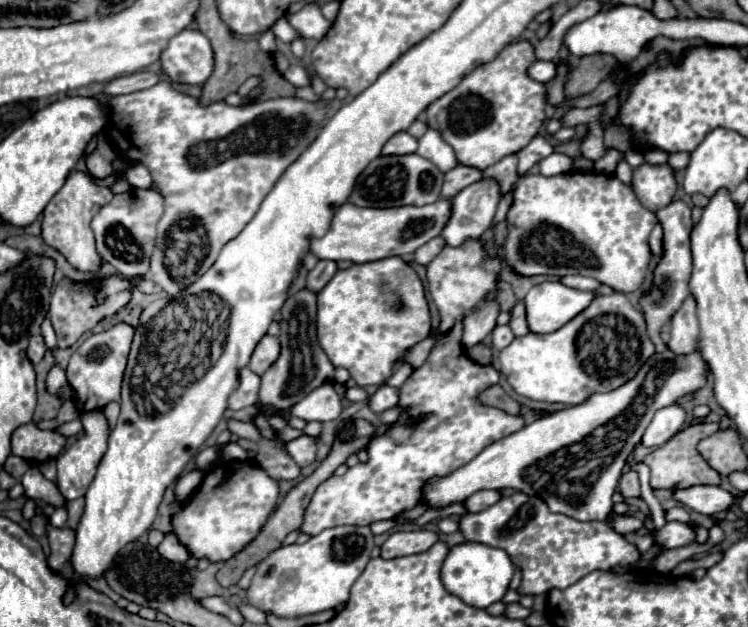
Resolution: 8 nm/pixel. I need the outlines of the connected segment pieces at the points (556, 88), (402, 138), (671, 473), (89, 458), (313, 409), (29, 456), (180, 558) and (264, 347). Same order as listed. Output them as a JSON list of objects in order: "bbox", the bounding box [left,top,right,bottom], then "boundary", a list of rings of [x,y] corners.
[{"bbox":[546,62,568,106],"boundary":[[[562,62],[562,64],[560,64],[560,74],[556,76],[556,80],[552,80],[552,82],[548,82],[548,84],[546,84],[546,90],[548,90],[548,102],[550,102],[552,106],[562,104],[562,100],[564,100],[566,74],[568,74],[568,64],[566,64],[566,62]]]},{"bbox":[382,132,418,156],"boundary":[[[398,132],[394,134],[382,148],[382,156],[402,156],[402,154],[412,154],[416,152],[418,140],[410,136],[408,132]]]},{"bbox":[644,424,720,488],"boundary":[[[692,424],[686,430],[680,430],[672,440],[668,440],[664,446],[656,448],[652,454],[644,458],[644,462],[650,468],[650,486],[656,488],[690,488],[698,484],[720,484],[720,474],[710,468],[708,464],[702,464],[702,456],[696,450],[696,444],[714,434],[718,430],[718,424]]]},{"bbox":[56,410,110,500],"boundary":[[[100,410],[98,412],[84,412],[80,416],[80,420],[84,424],[86,434],[80,440],[76,440],[76,444],[70,446],[64,454],[60,454],[58,456],[60,460],[56,458],[56,468],[58,468],[56,482],[58,482],[58,488],[60,488],[60,492],[64,494],[66,500],[74,500],[74,498],[80,498],[80,496],[86,494],[86,490],[88,490],[88,486],[90,486],[90,482],[96,474],[96,466],[106,452],[106,442],[108,442],[108,432],[110,432],[106,418]]]},{"bbox":[288,384,342,422],"boundary":[[[322,384],[288,410],[290,416],[302,418],[306,422],[310,420],[330,422],[338,418],[340,412],[342,412],[342,398],[334,392],[332,384]]]},{"bbox":[12,422,66,464],"boundary":[[[34,422],[18,426],[12,434],[12,454],[32,464],[56,458],[64,446],[66,438],[60,432],[42,430]]]},{"bbox":[158,532,192,564],"boundary":[[[168,532],[164,534],[164,540],[160,542],[158,546],[158,552],[166,558],[166,560],[172,560],[172,562],[180,562],[184,564],[192,554],[188,552],[188,548],[178,540],[178,536],[174,532]]]},{"bbox":[248,334,280,374],"boundary":[[[266,334],[266,336],[258,342],[258,346],[256,346],[256,350],[254,350],[252,358],[250,358],[248,368],[250,368],[252,372],[256,372],[256,374],[264,374],[264,372],[268,370],[268,366],[272,366],[272,364],[276,362],[276,356],[278,356],[278,354],[280,354],[278,338]]]}]

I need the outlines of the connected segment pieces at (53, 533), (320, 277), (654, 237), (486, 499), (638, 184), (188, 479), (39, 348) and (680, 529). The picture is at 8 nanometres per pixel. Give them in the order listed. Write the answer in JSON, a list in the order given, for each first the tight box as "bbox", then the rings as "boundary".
[{"bbox":[48,524,76,572],"boundary":[[[48,524],[48,540],[50,540],[50,548],[52,548],[48,564],[50,564],[50,568],[62,572],[68,558],[72,556],[76,532],[72,528],[52,528]]]},{"bbox":[306,260,338,292],"boundary":[[[318,260],[318,264],[310,270],[306,286],[312,288],[314,292],[320,292],[320,288],[324,288],[324,284],[328,284],[328,280],[338,272],[338,266],[334,260]]]},{"bbox":[650,222,664,258],"boundary":[[[660,222],[654,226],[654,230],[652,230],[652,234],[650,234],[650,248],[652,248],[652,252],[654,252],[658,258],[662,256],[664,246],[662,246],[662,224],[660,224]]]},{"bbox":[464,490,502,512],"boundary":[[[480,490],[474,496],[470,496],[464,504],[470,512],[480,512],[480,510],[496,504],[500,498],[502,498],[502,494],[498,490]]]},{"bbox":[632,162,678,212],"boundary":[[[642,162],[632,170],[632,190],[646,210],[658,212],[672,202],[678,190],[674,168],[670,164]]]},{"bbox":[174,470,204,504],"boundary":[[[192,470],[192,472],[184,474],[184,476],[180,476],[178,482],[176,482],[176,486],[174,486],[176,502],[178,502],[178,504],[188,502],[190,496],[192,496],[192,494],[198,490],[198,486],[202,484],[202,480],[204,480],[204,474],[202,474],[200,470]]]},{"bbox":[28,336,46,364],"boundary":[[[32,336],[30,338],[30,346],[28,346],[28,358],[34,362],[34,364],[38,364],[42,358],[44,358],[44,354],[46,354],[46,344],[44,344],[44,338],[42,336]]]},{"bbox":[652,522,694,548],"boundary":[[[666,522],[660,530],[652,532],[654,542],[664,548],[680,548],[694,542],[694,528],[682,522]]]}]

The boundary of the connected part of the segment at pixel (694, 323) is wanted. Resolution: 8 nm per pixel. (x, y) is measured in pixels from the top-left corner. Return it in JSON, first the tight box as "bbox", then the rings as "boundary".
{"bbox":[668,296,698,354],"boundary":[[[688,296],[680,310],[672,316],[672,330],[668,348],[674,354],[692,354],[698,350],[698,320],[696,320],[696,302]]]}

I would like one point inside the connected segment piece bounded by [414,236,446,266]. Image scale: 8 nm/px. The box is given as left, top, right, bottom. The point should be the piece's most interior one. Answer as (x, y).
(424, 254)

